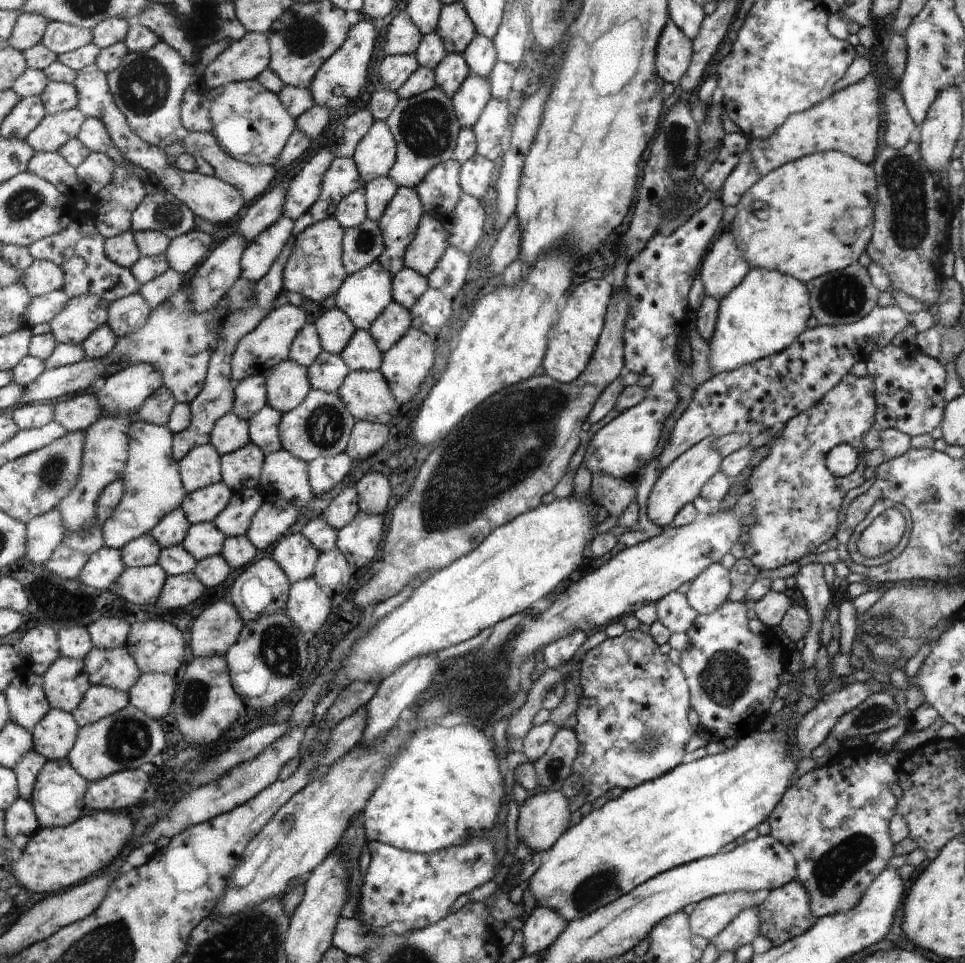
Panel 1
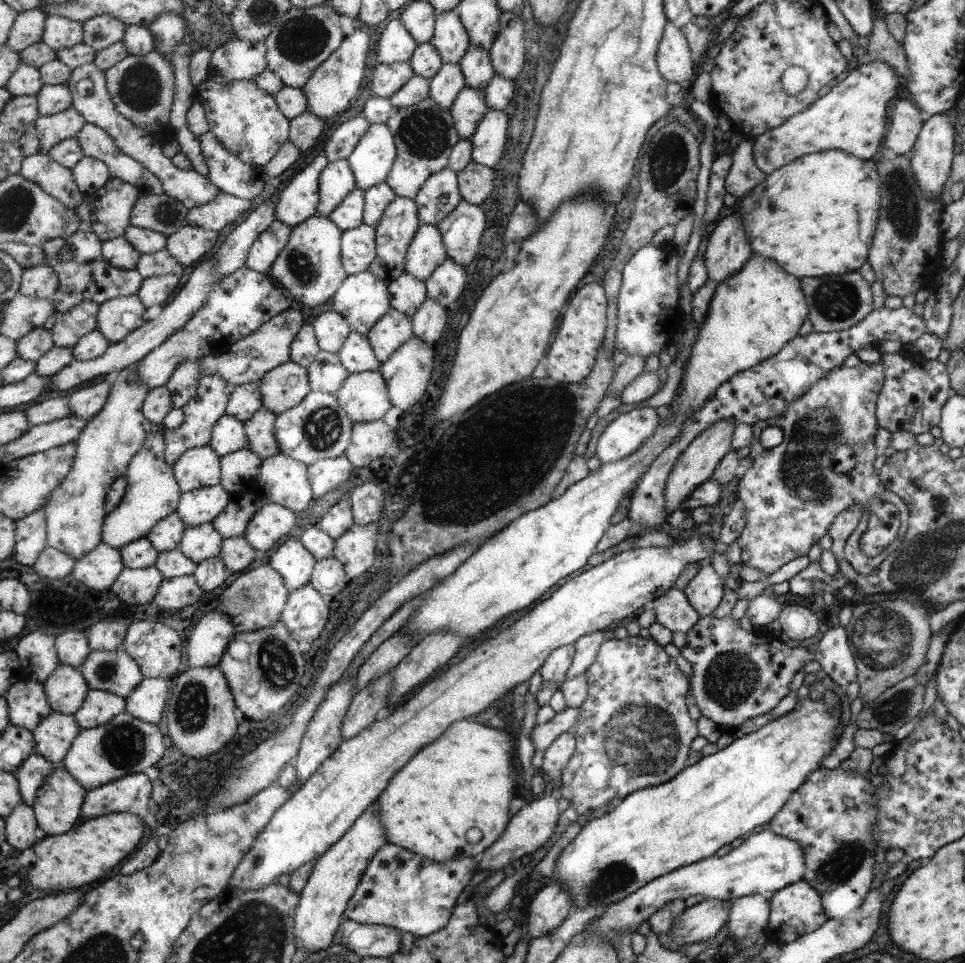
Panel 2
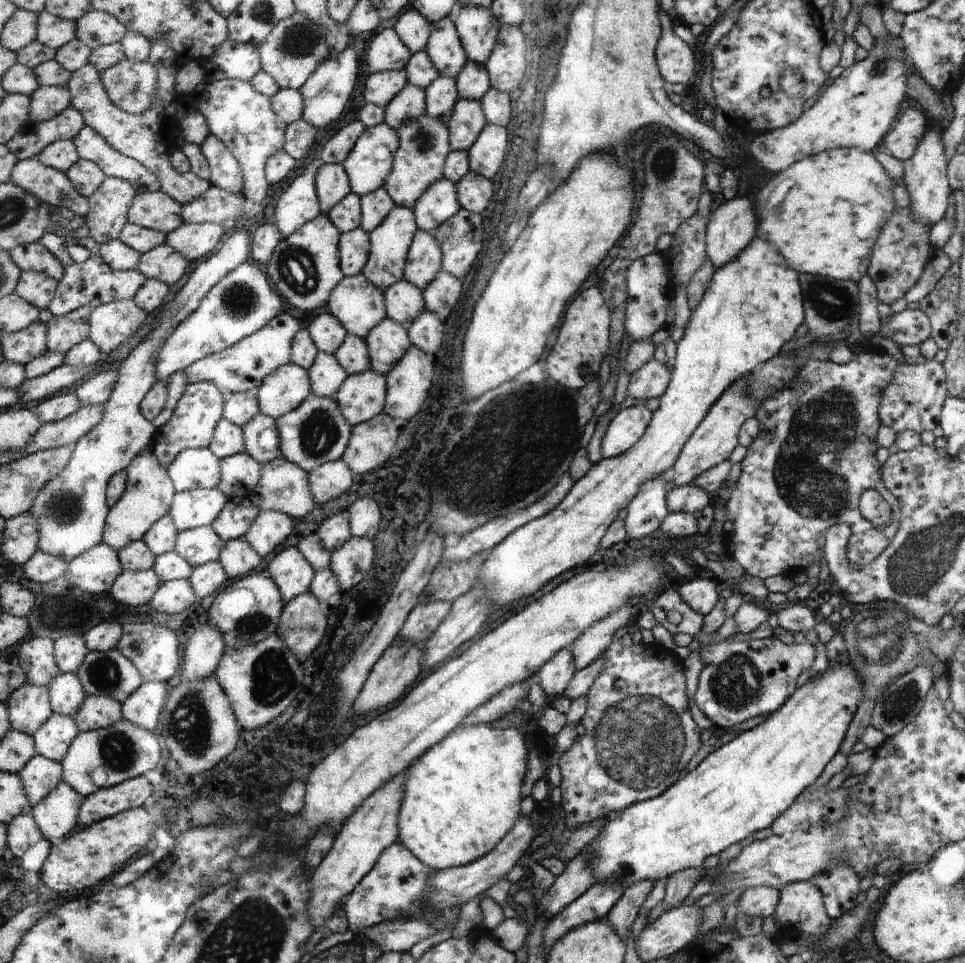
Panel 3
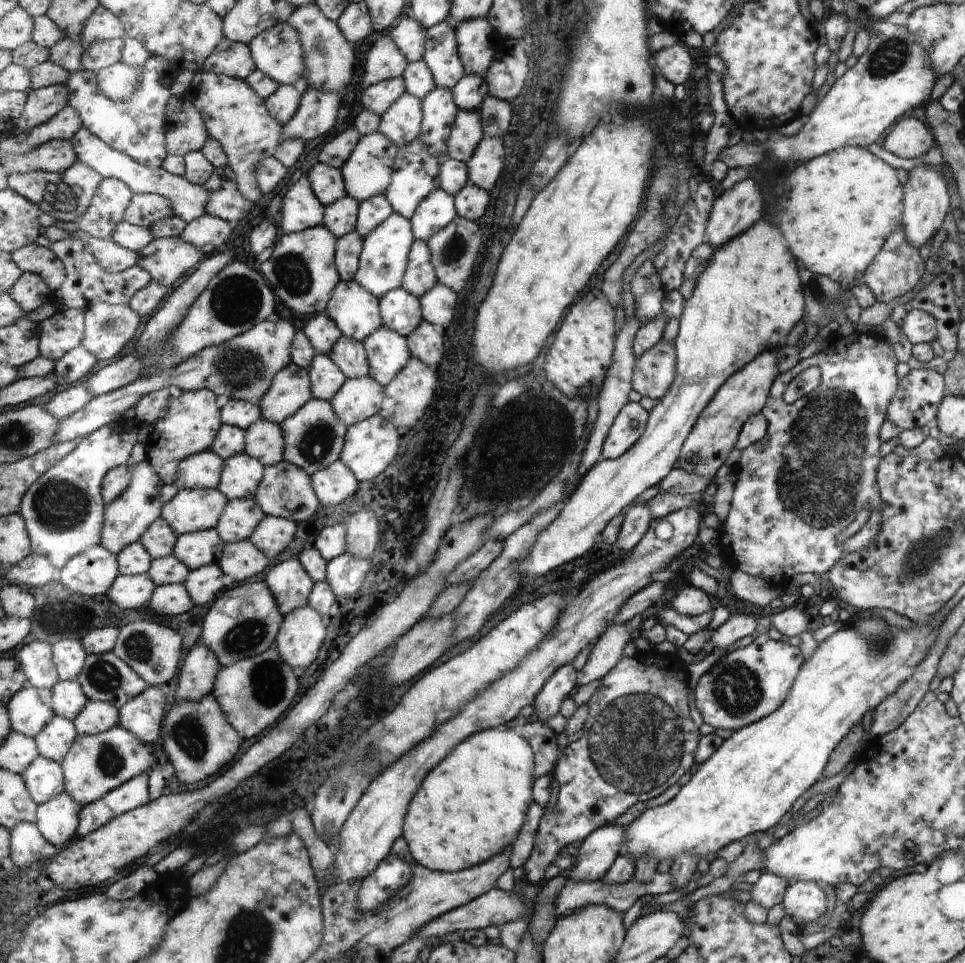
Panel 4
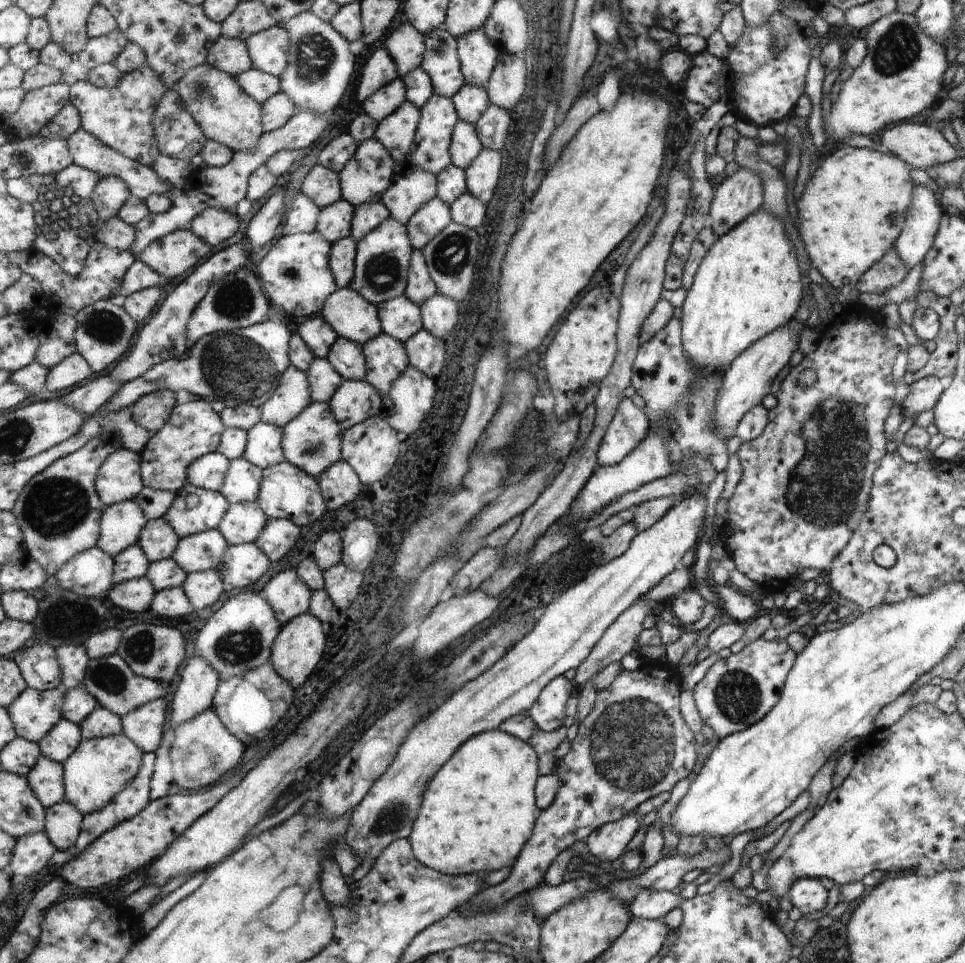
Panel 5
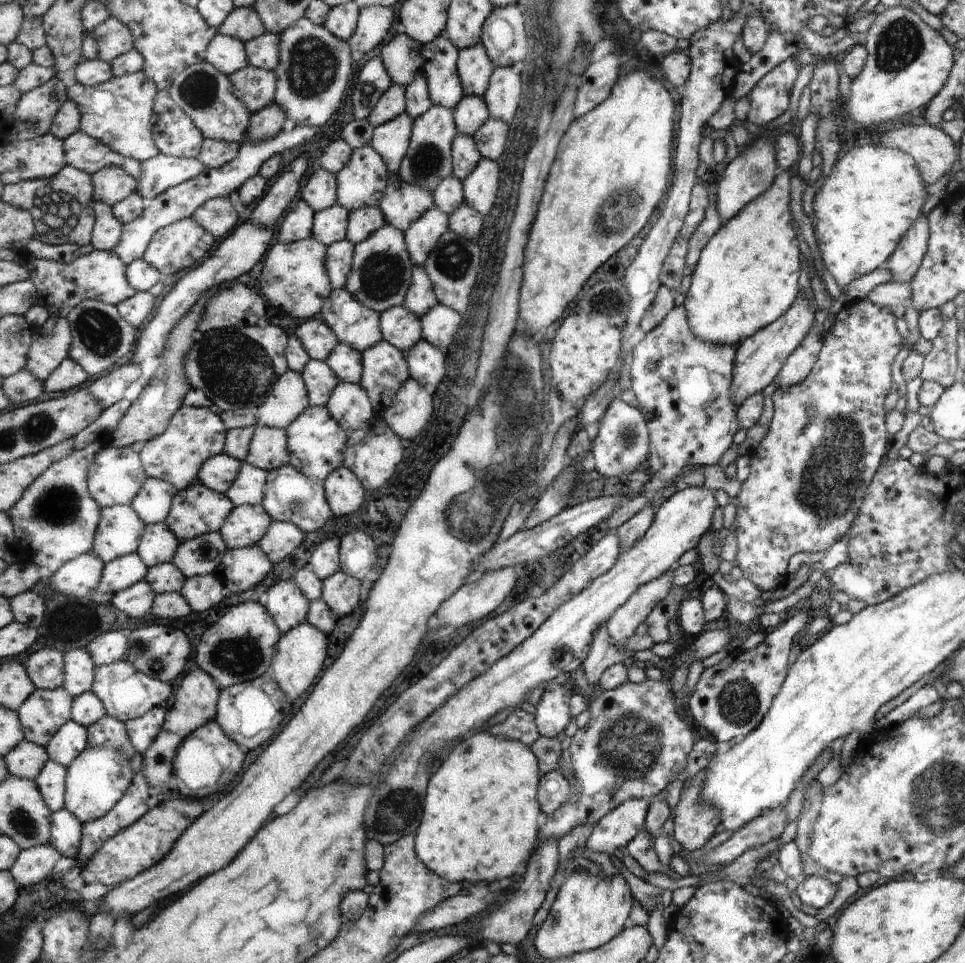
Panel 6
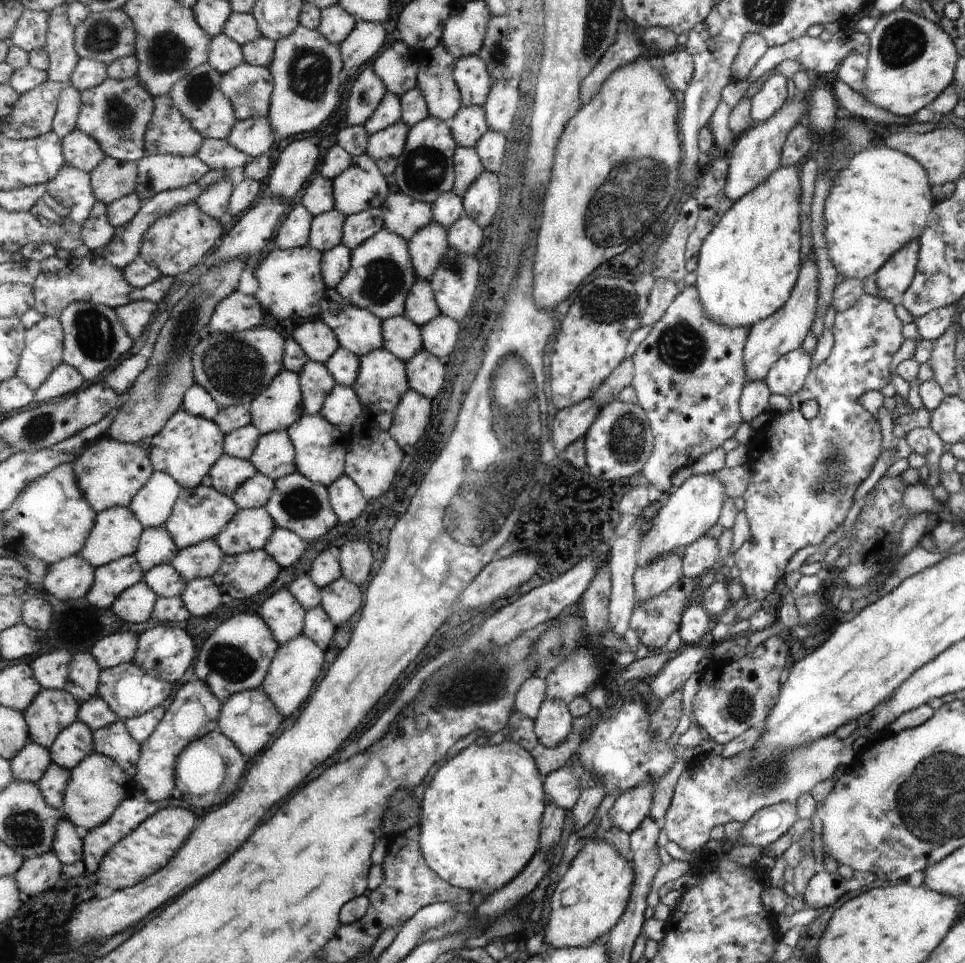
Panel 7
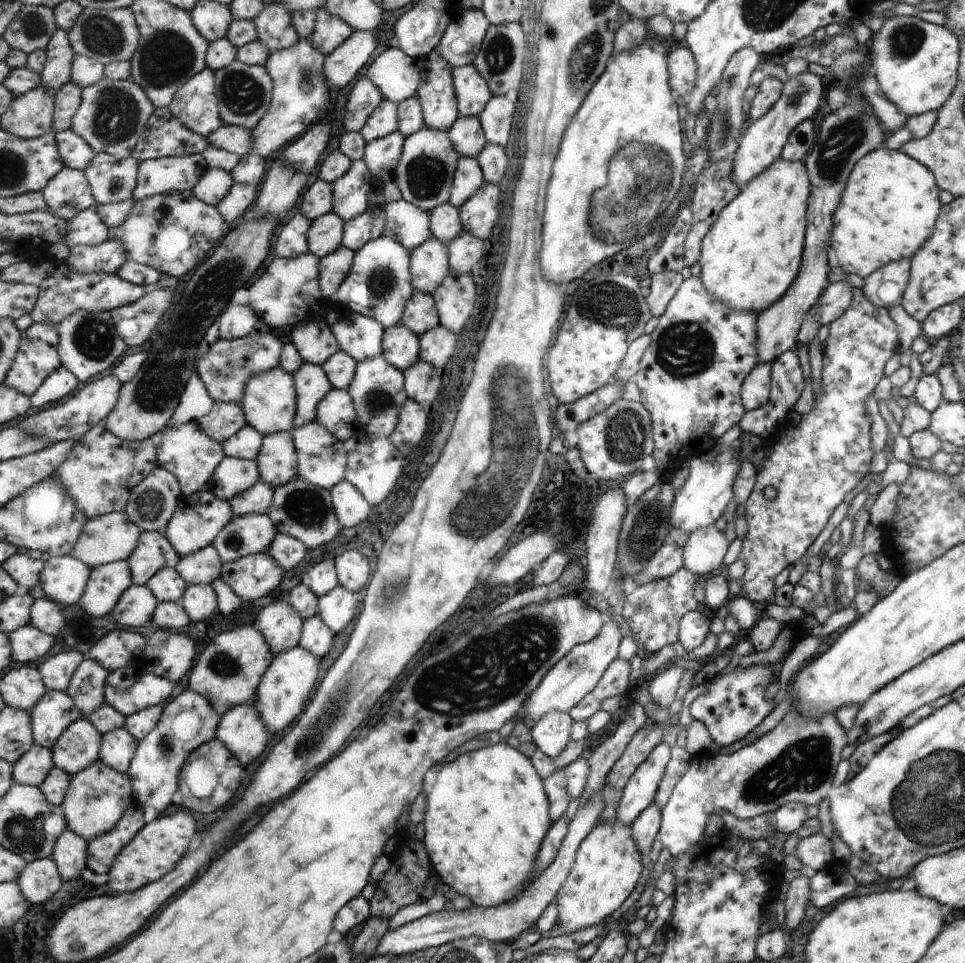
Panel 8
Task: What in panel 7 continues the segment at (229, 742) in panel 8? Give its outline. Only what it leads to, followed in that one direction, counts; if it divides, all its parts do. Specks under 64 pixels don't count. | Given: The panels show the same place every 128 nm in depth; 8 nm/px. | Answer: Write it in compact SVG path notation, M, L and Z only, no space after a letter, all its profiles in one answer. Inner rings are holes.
M262 685L254 690L244 690L232 695L232 700L222 704L220 730L236 743L246 756L254 756L266 744L270 744L272 734L283 722L275 705L267 698ZM251 702L266 706L269 714L264 724L254 725L246 714Z

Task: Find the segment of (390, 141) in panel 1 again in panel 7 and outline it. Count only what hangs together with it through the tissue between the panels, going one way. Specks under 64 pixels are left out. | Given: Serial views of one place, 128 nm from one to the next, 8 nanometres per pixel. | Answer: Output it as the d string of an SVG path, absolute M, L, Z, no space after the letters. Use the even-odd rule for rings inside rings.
M368 154L351 156L352 164L350 168L334 178L335 209L343 213L345 217L368 210L368 208L378 208L386 202L390 194L389 178L380 172L377 162Z

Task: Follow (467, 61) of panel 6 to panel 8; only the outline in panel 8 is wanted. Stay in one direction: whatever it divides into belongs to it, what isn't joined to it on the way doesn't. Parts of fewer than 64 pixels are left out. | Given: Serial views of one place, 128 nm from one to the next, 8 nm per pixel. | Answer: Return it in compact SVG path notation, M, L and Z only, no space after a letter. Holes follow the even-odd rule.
M472 64L453 70L456 96L459 99L459 116L475 116L486 110L492 98L487 80Z

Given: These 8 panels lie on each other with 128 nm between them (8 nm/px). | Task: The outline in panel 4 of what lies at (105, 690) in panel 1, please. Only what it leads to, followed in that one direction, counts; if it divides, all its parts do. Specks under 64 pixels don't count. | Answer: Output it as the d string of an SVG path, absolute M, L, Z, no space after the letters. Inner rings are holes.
M92 700L75 720L79 734L104 734L121 723L121 709L111 702Z

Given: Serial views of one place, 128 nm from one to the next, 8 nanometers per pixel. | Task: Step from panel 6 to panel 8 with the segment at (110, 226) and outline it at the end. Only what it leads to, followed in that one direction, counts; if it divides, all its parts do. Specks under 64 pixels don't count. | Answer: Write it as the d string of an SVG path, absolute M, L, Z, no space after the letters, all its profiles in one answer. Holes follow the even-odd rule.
M97 206L82 212L69 223L70 228L63 244L70 249L80 244L89 247L98 246L110 239L112 233L112 229L104 222L103 216L100 216Z

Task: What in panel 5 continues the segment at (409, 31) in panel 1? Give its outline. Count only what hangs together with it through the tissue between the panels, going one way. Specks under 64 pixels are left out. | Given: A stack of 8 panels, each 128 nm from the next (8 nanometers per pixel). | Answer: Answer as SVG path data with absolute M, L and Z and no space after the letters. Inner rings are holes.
M384 46L374 49L363 67L362 79L357 89L357 98L361 103L398 77L398 68Z

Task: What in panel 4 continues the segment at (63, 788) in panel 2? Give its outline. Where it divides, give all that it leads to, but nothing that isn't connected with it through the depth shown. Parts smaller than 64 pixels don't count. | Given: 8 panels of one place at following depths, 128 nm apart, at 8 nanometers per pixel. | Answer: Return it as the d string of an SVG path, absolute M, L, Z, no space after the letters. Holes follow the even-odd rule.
M68 791L39 805L38 826L58 850L66 848L80 836L80 814L83 806Z

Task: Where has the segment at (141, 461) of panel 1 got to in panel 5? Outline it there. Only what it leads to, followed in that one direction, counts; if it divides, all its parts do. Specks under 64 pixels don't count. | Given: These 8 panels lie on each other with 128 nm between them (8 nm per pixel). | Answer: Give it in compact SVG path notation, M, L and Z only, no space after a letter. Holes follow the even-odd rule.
M137 500L106 507L99 547L116 558L128 548L141 544L143 530L150 522Z

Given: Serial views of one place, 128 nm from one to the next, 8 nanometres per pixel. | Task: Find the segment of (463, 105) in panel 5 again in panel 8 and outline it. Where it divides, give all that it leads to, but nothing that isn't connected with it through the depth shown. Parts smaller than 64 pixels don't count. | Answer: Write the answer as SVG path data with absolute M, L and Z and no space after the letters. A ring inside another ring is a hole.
M459 116L454 126L448 130L455 151L464 158L477 158L486 146L484 131L480 119L475 116Z

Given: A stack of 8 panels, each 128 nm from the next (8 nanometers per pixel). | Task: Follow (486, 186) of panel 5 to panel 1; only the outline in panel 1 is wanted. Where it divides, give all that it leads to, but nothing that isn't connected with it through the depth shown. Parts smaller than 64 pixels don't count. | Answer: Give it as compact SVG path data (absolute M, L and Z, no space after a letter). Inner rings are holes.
M492 97L472 128L478 141L477 153L495 164L499 163L501 158L502 142L500 140L502 140L502 132L510 124L510 116L508 102Z

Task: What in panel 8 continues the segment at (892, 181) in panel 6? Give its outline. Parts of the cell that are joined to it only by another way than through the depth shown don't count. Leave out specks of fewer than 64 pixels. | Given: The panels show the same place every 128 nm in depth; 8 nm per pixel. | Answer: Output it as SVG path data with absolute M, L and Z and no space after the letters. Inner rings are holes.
M886 146L864 156L844 187L835 212L832 244L840 268L866 279L897 260L912 260L932 236L938 222L940 200L934 173L920 161Z

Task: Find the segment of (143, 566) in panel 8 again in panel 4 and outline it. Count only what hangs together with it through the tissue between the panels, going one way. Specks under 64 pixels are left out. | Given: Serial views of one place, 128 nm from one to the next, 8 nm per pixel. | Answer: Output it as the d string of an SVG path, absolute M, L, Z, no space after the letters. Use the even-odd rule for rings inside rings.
M162 516L147 530L141 541L152 553L152 556L155 559L159 559L176 554L179 535Z

